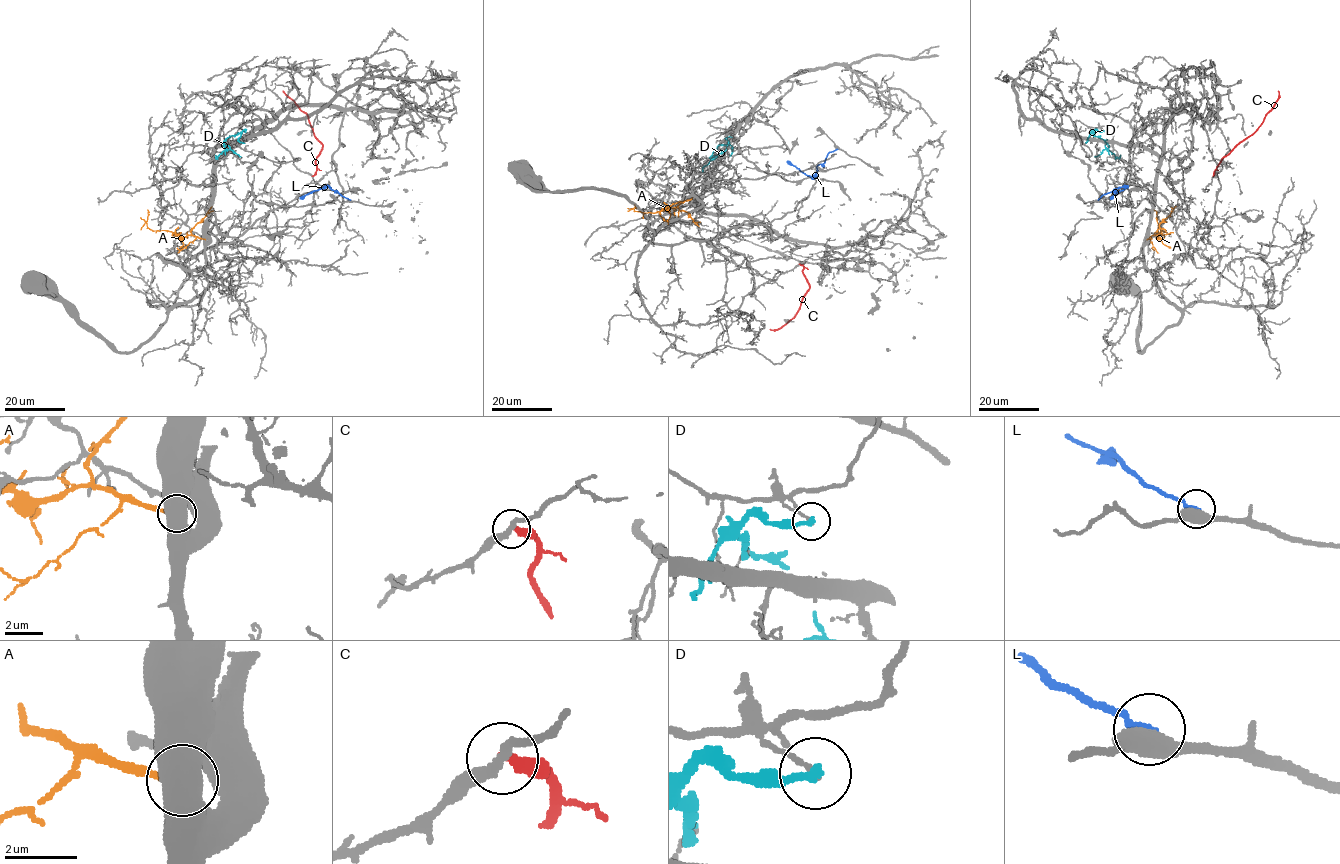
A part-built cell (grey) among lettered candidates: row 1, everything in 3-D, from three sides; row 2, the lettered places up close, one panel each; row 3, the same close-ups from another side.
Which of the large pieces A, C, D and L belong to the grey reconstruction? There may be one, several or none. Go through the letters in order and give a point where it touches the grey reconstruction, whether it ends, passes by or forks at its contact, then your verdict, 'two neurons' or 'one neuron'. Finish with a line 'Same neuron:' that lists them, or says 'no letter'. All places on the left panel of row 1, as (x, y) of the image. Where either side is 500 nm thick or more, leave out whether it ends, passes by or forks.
A: contact (204, 239); two neurons
C: contact (312, 176); it ends; two neurons
D: contact (243, 131); it ends; two neurons
L: contact (350, 200); it ends; one neuron
Same neuron: L

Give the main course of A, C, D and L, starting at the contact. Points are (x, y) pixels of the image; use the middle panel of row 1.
A: (691, 198), (655, 213), (633, 210), (634, 204)
C: (799, 264), (803, 266), (803, 273), (809, 289), (796, 314), (779, 328), (770, 328)
D: (730, 155), (730, 146), (719, 145), (711, 158), (726, 149), (727, 145)
L: (837, 149), (830, 152), (825, 161), (817, 166), (812, 176), (787, 161)

